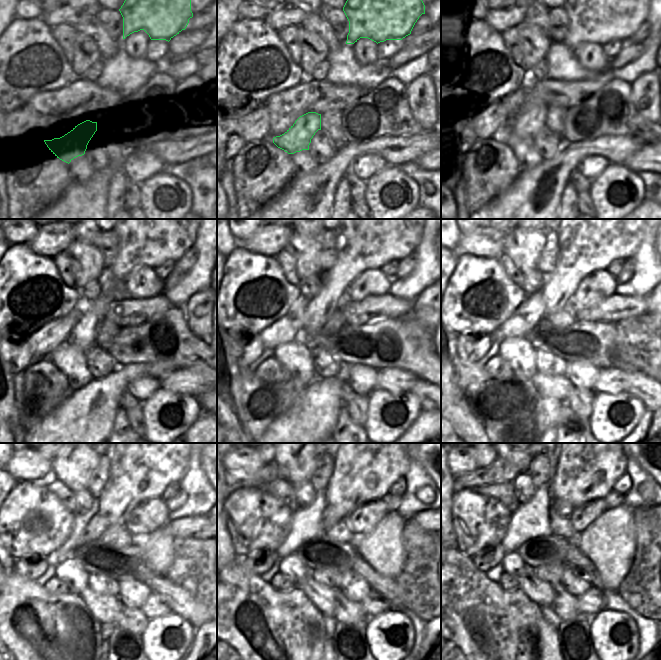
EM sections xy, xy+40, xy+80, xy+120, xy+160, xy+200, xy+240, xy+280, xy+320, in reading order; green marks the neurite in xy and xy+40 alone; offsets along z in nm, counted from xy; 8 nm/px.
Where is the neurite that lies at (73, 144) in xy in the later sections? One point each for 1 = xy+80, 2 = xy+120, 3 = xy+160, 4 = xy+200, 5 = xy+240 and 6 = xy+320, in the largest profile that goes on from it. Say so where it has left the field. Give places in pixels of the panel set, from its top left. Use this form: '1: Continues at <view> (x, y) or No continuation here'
1: Continues at xy+80 (530, 119)
2: Continues at xy+120 (90, 315)
3: Continues at xy+160 (370, 239)
4: Continues at xy+200 (590, 239)
5: Continues at xy+240 (143, 463)
6: Continues at xy+320 (590, 463)

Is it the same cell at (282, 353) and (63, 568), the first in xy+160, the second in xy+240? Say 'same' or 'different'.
same

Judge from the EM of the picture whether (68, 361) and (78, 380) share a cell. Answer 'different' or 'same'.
same

